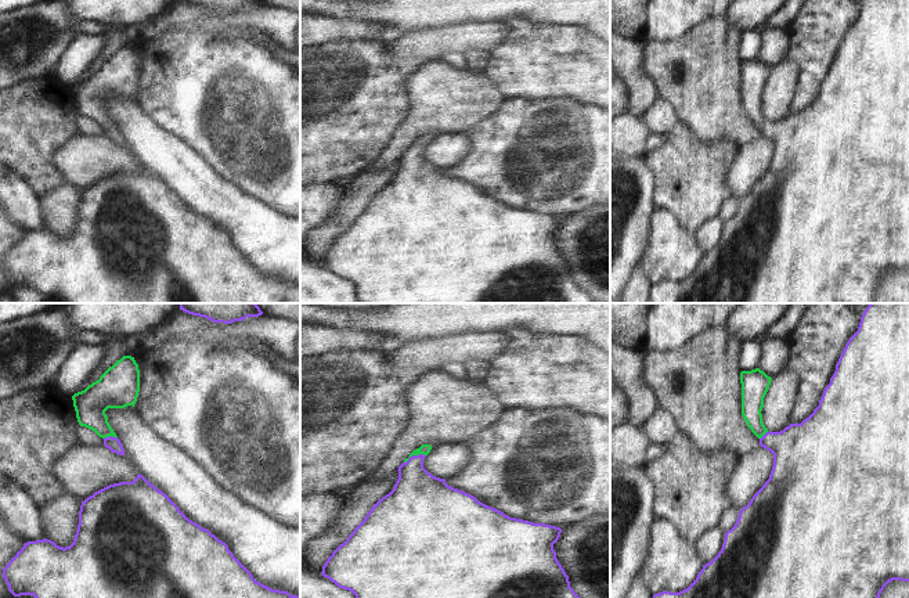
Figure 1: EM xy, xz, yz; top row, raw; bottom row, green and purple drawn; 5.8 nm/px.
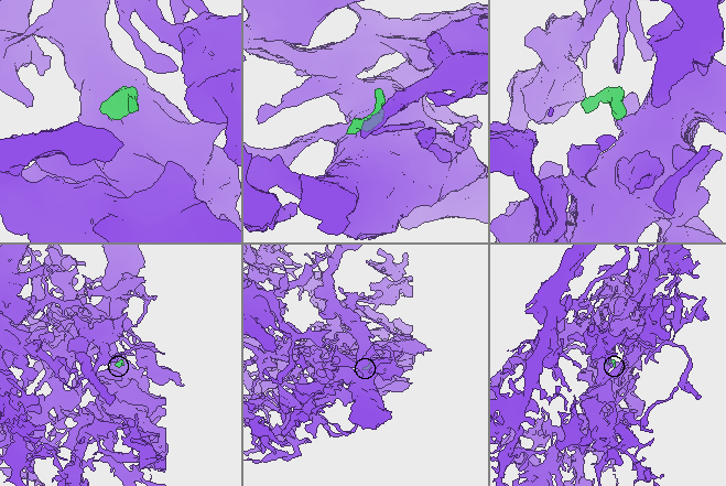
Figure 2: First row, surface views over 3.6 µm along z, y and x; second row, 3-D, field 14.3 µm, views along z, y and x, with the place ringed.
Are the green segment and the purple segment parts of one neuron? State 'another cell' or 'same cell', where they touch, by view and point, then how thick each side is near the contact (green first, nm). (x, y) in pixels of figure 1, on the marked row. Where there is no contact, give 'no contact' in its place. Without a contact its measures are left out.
same cell; contact xz (414, 454); calibres 60 and 320 nm

